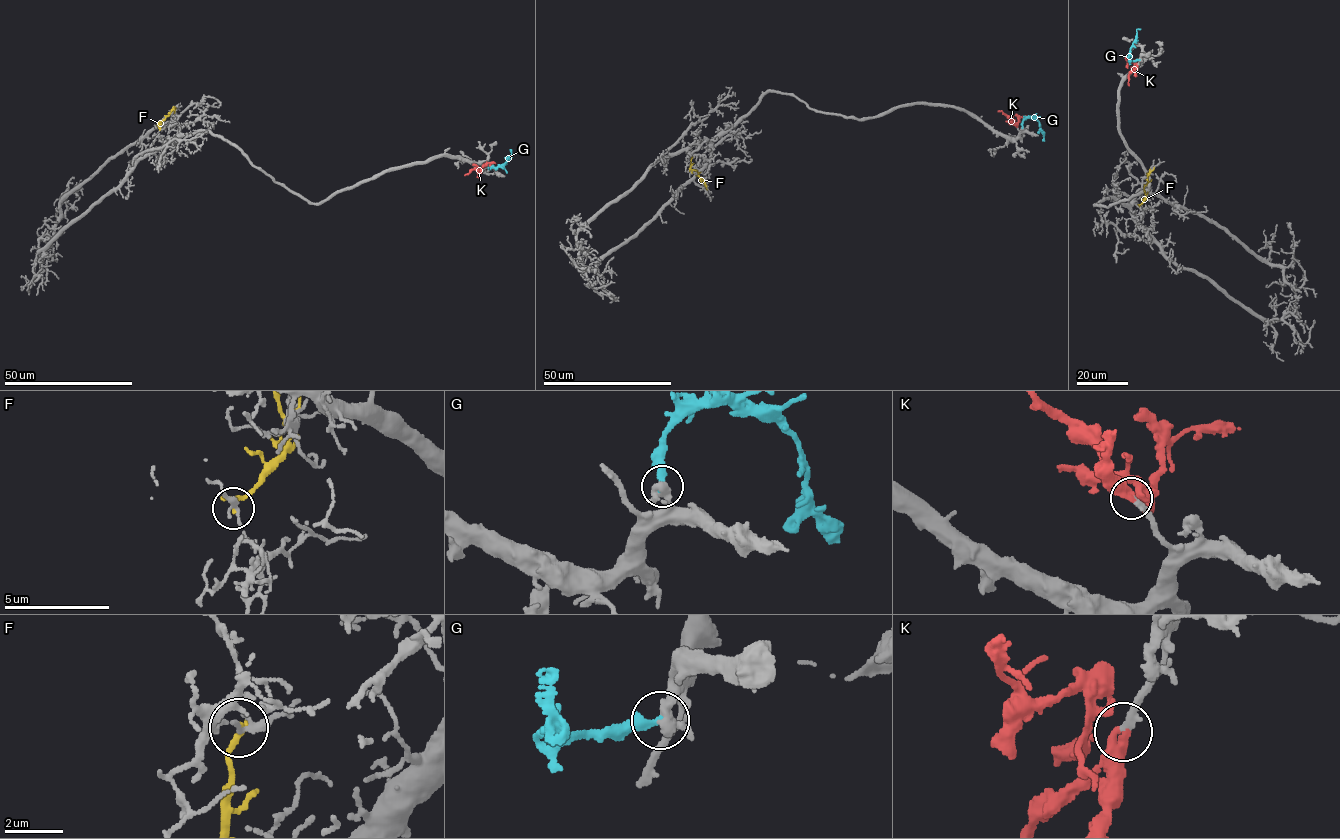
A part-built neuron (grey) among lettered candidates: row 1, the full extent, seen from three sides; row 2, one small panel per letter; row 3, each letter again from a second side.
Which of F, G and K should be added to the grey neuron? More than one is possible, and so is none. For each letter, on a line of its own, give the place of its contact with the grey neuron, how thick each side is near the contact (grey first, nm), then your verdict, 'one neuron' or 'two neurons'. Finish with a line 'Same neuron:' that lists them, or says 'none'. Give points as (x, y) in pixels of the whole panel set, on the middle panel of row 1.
F: meets grey at (691, 157); 180 nm thick on the grey side, 240 nm on the other; two neurons
G: meets grey at (1022, 127); 360 nm thick on the grey side, 320 nm on the other; one neuron
K: meets grey at (1015, 125); 240 nm thick on the grey side, 260 nm on the other; two neurons
Same neuron: G

